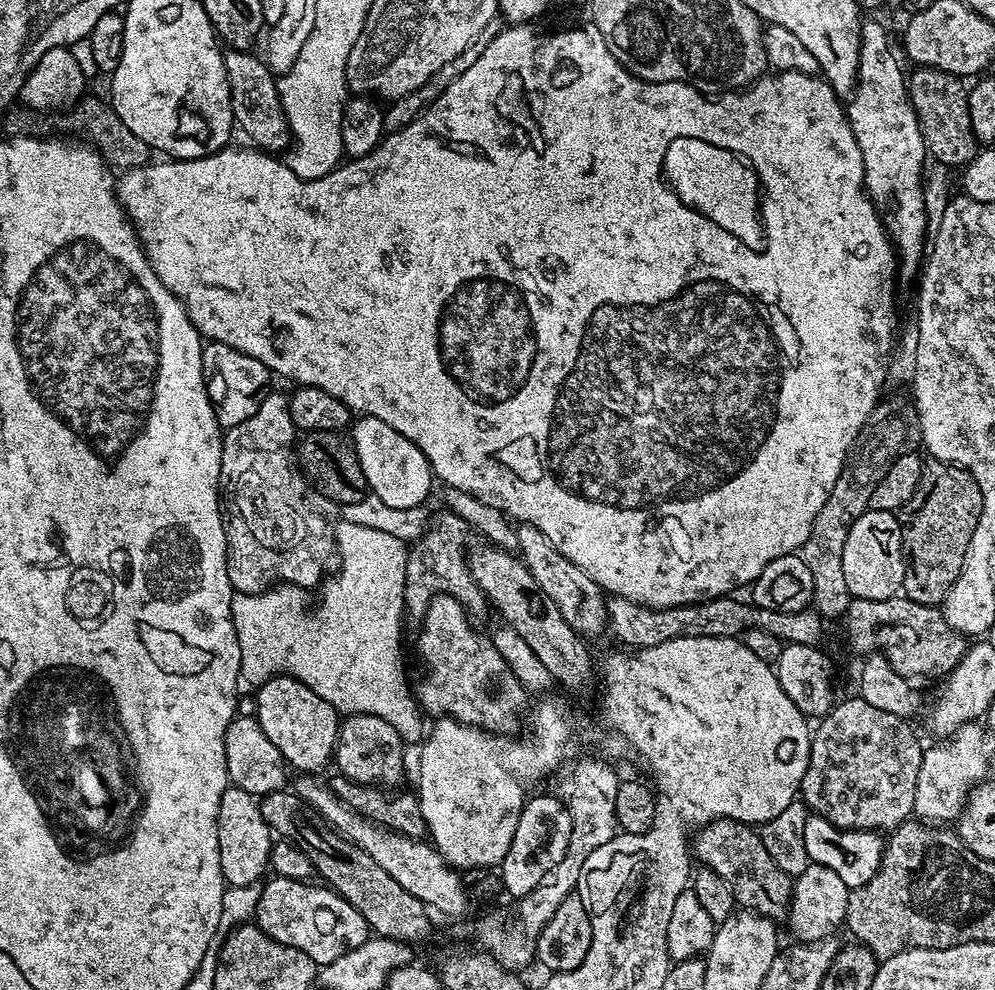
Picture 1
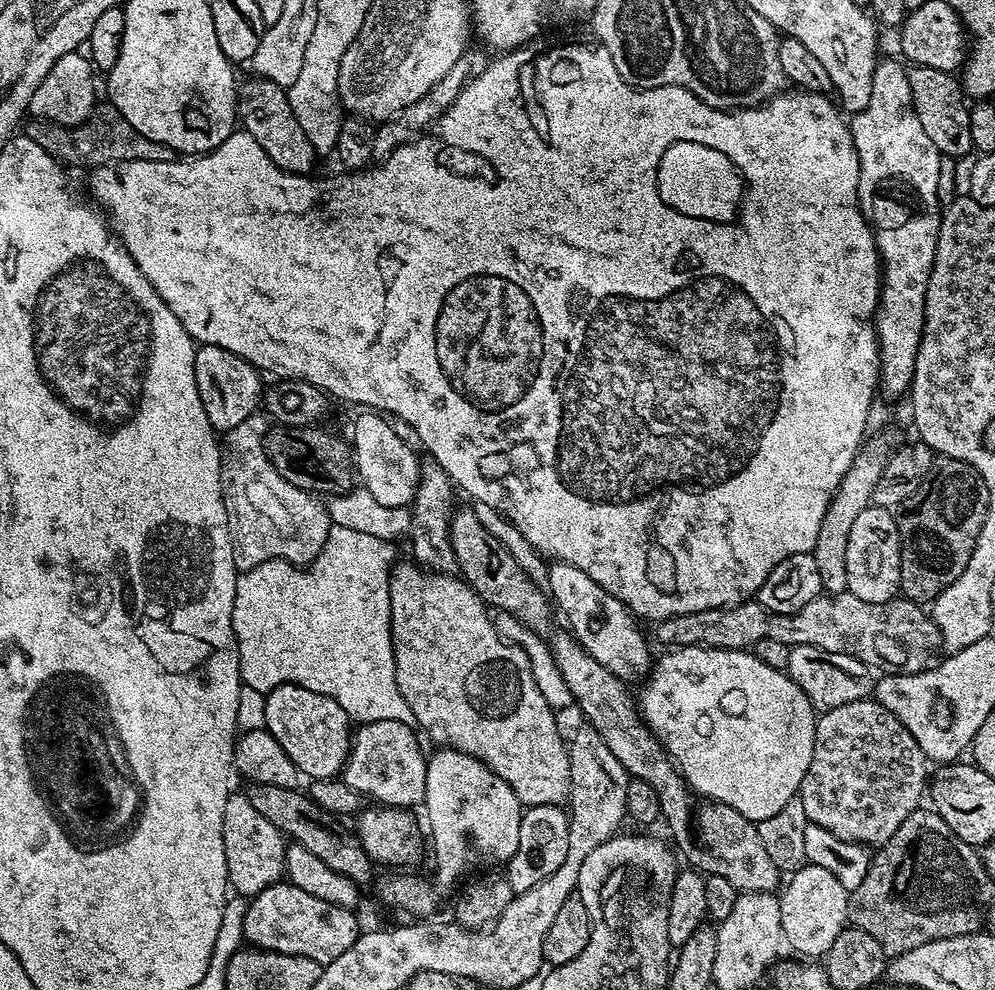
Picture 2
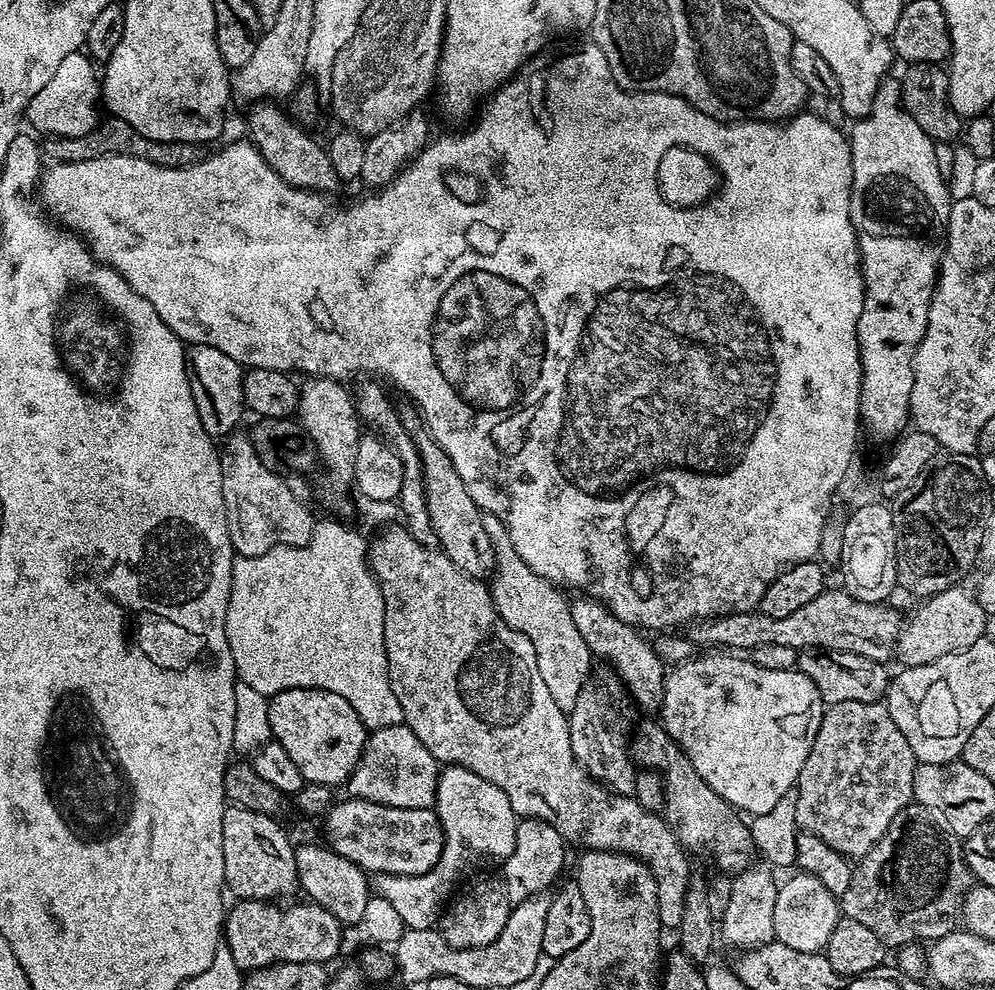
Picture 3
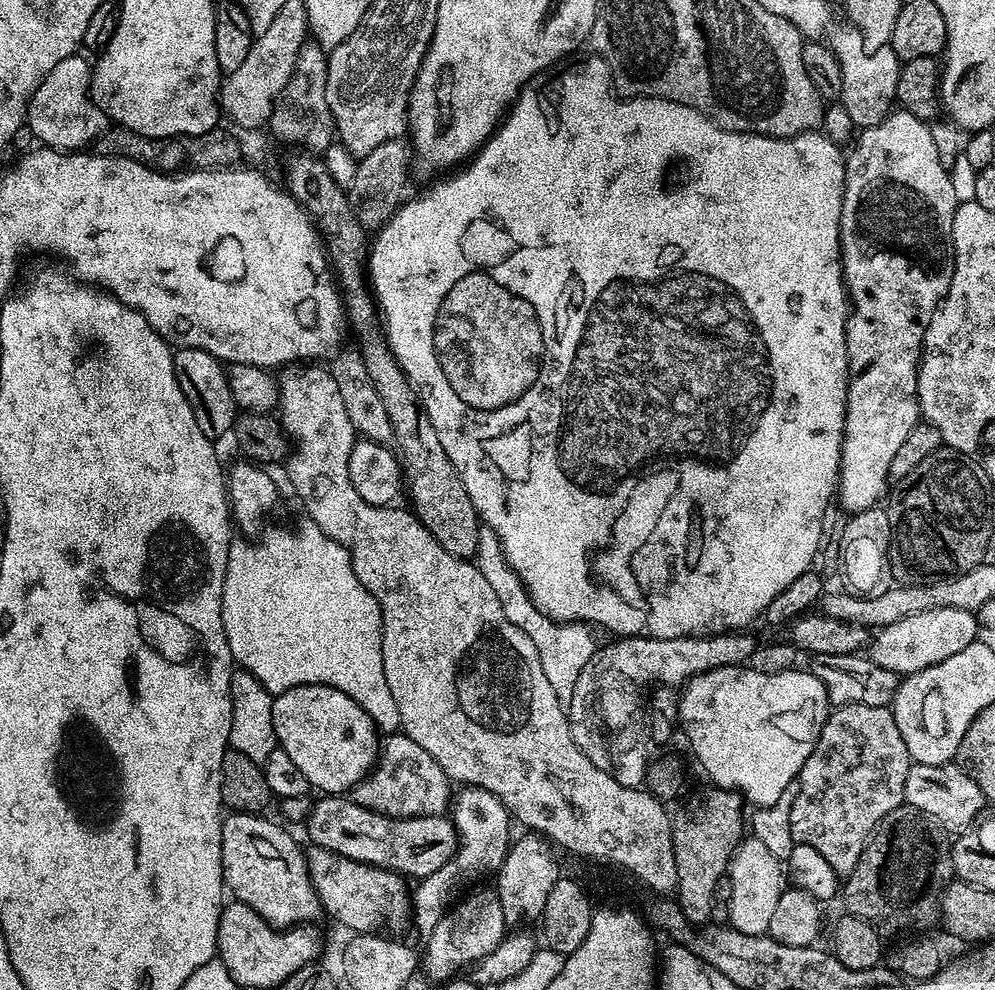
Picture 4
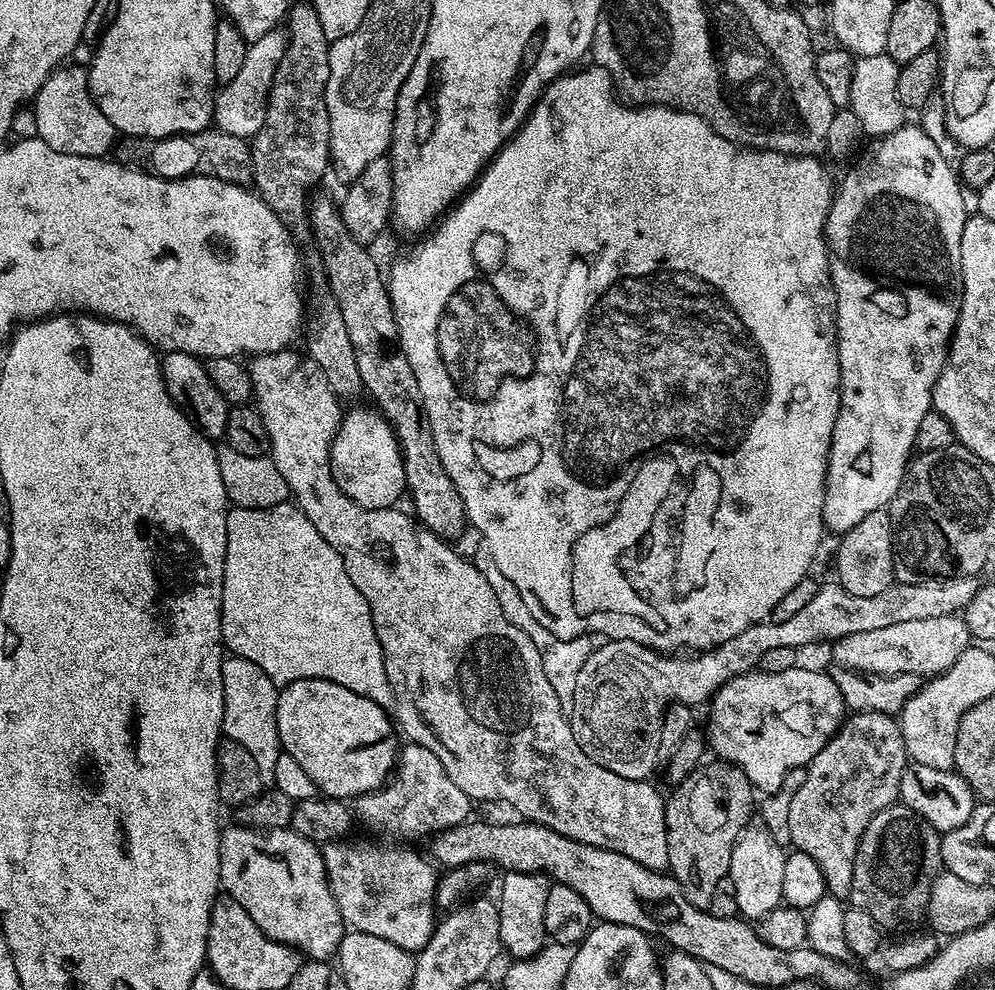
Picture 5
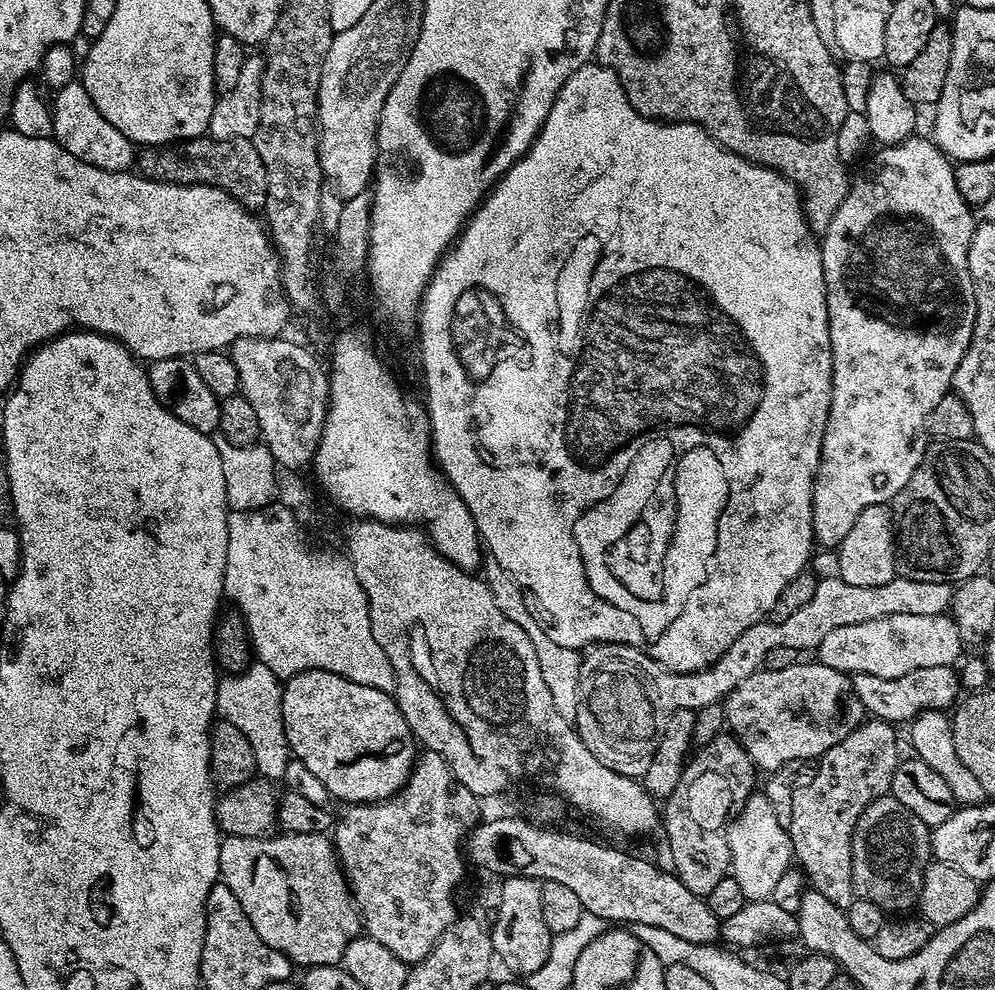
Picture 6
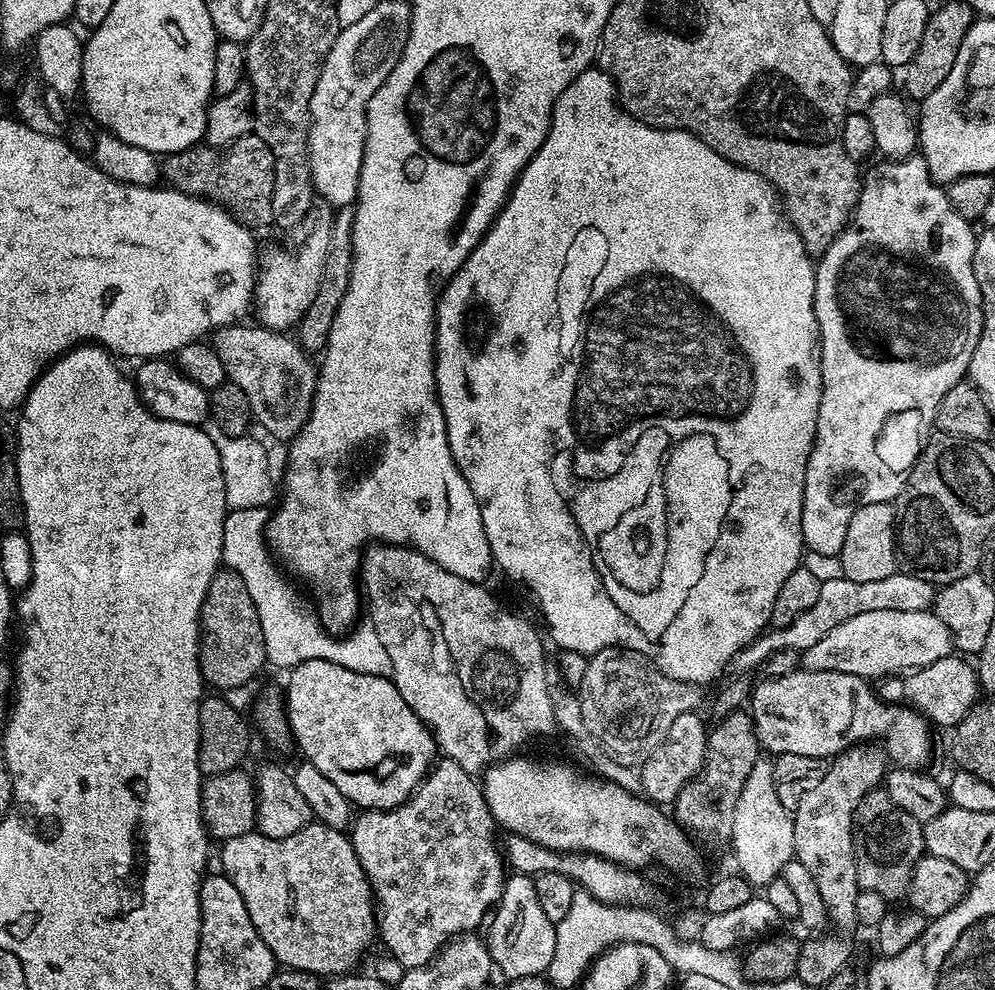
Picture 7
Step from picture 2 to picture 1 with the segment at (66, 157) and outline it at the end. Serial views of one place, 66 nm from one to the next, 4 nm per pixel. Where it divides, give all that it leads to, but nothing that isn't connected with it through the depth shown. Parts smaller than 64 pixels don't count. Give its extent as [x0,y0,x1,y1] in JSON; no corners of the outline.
[2,94,153,170]

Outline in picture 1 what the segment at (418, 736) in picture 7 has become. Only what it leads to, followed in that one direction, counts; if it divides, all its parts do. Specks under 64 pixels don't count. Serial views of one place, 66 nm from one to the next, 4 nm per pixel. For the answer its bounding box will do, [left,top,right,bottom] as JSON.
[255,676,342,774]

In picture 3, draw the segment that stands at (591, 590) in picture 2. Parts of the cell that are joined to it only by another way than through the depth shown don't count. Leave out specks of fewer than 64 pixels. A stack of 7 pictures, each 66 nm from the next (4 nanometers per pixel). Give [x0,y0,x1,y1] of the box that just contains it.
[569,596,666,715]

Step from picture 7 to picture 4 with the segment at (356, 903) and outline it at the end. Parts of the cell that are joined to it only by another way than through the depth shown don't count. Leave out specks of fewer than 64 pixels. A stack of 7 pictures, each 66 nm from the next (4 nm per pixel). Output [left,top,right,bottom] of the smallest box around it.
[222,812,322,930]

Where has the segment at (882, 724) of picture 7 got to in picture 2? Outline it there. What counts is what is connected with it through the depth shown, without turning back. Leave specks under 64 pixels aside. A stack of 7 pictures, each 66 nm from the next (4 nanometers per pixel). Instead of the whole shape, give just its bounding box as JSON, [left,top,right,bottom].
[638,646,818,822]

